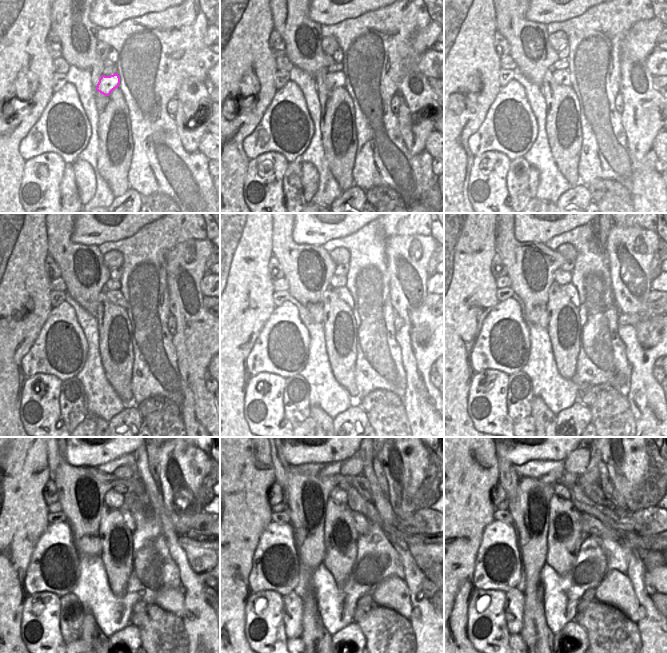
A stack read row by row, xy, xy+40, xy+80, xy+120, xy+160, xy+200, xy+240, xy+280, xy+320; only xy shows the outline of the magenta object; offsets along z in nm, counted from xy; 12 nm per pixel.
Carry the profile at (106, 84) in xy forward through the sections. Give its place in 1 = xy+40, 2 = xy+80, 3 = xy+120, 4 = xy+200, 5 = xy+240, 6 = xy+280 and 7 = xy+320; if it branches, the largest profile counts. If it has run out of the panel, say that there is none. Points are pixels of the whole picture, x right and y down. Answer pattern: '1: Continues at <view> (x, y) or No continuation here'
1: Continues at xy+40 (334, 80)
2: Continues at xy+80 (561, 77)
3: Continues at xy+120 (115, 297)
4: Continues at xy+200 (569, 289)
5: Continues at xy+240 (128, 518)
6: Continues at xy+280 (362, 523)
7: Continues at xy+320 (591, 525)

